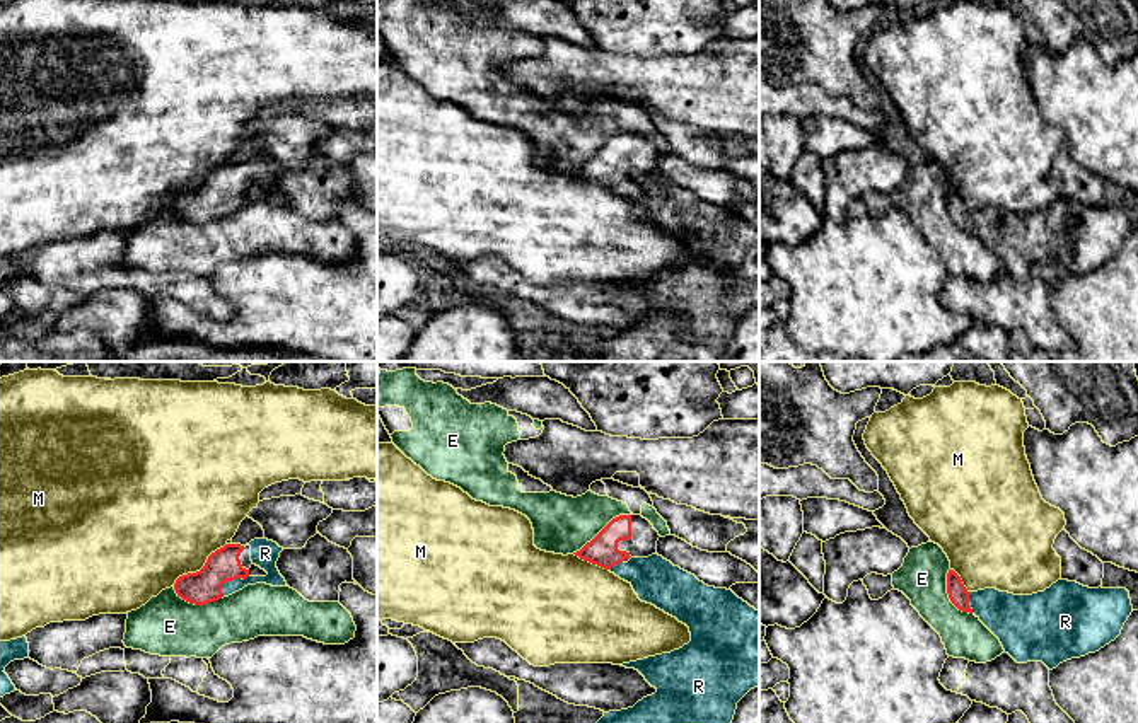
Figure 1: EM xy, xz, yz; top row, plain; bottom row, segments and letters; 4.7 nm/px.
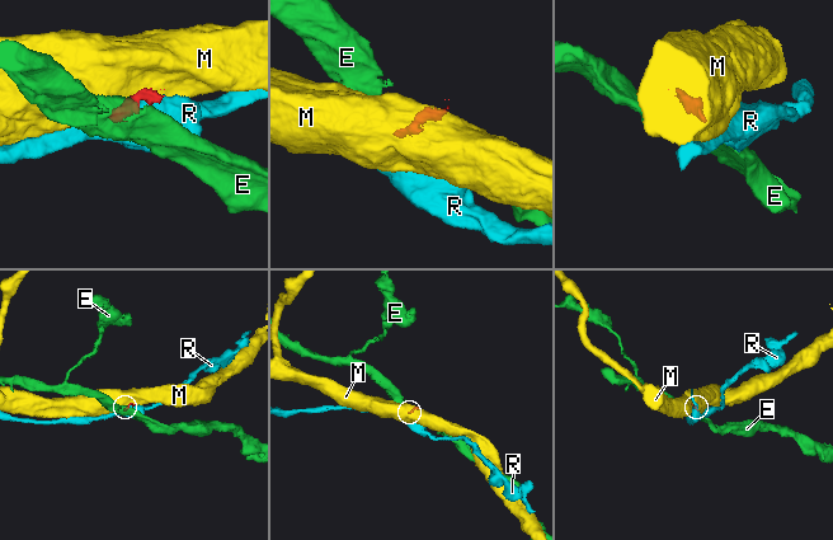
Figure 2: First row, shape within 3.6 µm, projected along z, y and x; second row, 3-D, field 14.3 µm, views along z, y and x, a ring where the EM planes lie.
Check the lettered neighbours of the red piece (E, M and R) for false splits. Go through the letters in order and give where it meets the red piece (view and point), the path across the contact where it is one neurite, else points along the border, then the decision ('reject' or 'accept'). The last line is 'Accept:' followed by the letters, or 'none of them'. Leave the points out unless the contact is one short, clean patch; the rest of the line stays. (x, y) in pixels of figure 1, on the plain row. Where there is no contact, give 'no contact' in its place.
E: meets red in xz at (603, 147); reject
M: meets red in xy at (202, 186); border along xy (226, 161), (198, 188), (183, 191), (173, 203); reject
R: meets red in xy at (229, 198); runs through xy (224, 183), (229, 198), (261, 198), (265, 171); accept
Accept: R

